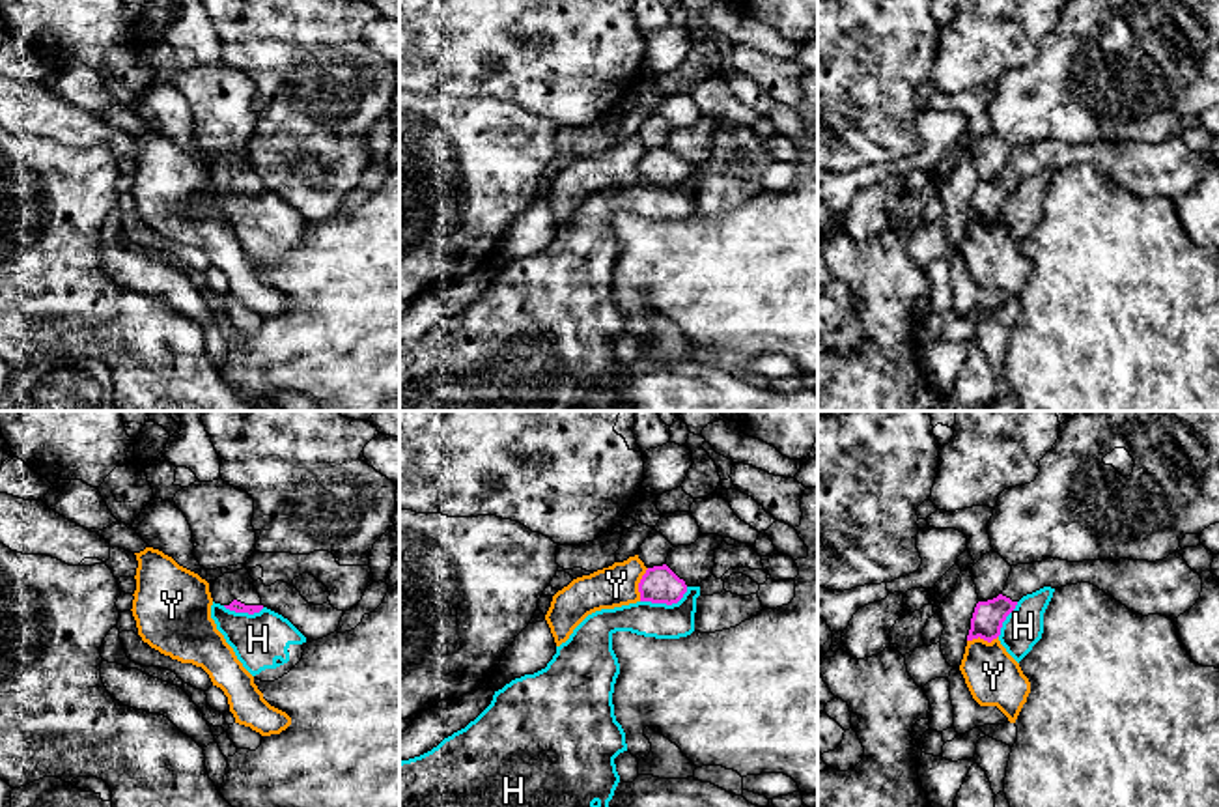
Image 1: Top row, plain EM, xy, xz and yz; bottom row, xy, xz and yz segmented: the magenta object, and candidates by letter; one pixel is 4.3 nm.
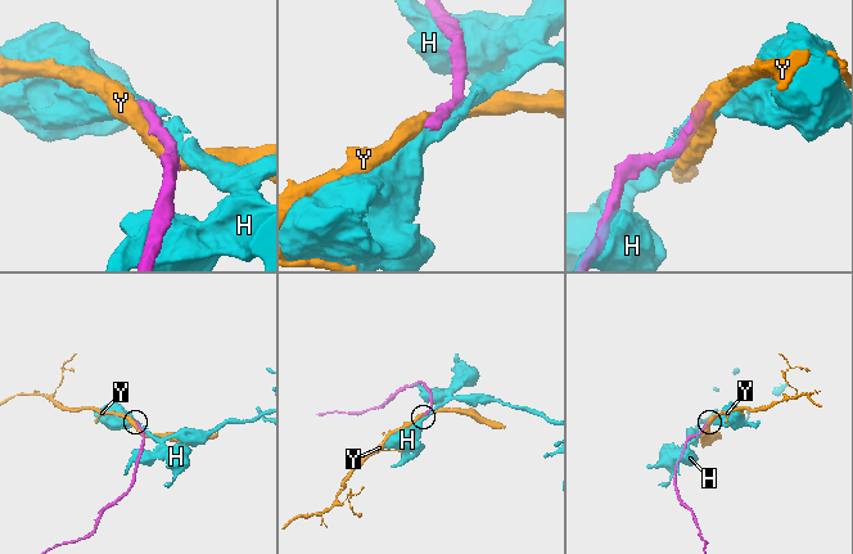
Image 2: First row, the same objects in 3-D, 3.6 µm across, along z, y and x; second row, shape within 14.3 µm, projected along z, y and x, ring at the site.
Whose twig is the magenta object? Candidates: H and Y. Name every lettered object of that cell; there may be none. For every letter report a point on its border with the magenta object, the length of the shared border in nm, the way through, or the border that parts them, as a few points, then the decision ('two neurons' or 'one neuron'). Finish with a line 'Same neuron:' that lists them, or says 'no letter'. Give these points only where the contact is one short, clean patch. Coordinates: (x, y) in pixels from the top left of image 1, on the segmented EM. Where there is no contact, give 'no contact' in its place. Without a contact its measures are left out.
H: contact xz (665, 602); length 220 nm; two neurons
Y: contact xz (639, 585); length 150 nm; two neurons
Same neuron: no letter

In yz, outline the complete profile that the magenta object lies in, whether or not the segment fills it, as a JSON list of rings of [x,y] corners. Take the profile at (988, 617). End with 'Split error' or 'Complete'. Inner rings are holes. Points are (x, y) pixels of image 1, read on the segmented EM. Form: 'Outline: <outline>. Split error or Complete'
Outline: [[[1172,553],[1163,560],[1083,560],[1068,562],[1060,559],[1045,559],[1032,564],[1012,566],[1004,590],[988,602],[978,602],[971,618],[967,641],[984,639],[991,643],[1001,635],[1002,622],[1016,609],[1017,602],[1044,587],[1060,588],[1066,585],[1090,583],[1126,605],[1129,611],[1148,616],[1161,615],[1170,620],[1189,611],[1202,592],[1202,579],[1195,573],[1180,553]]]. Split error

